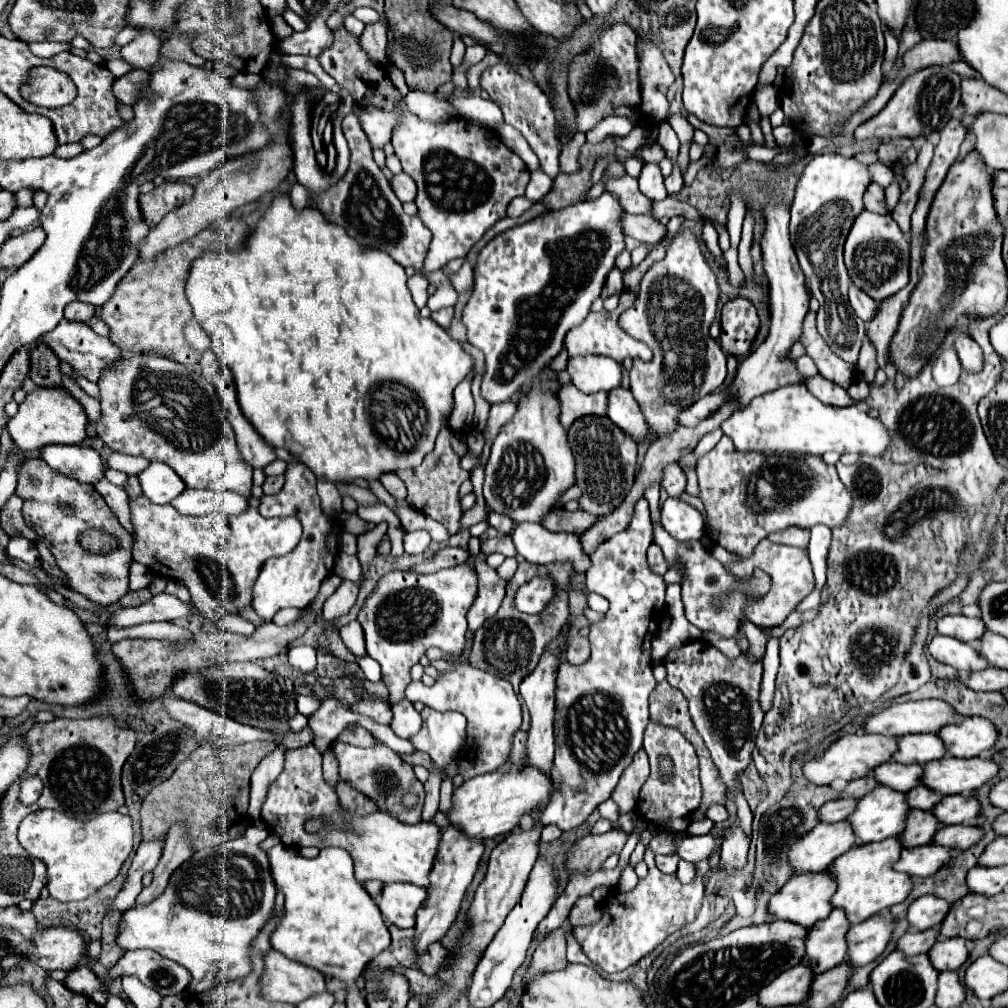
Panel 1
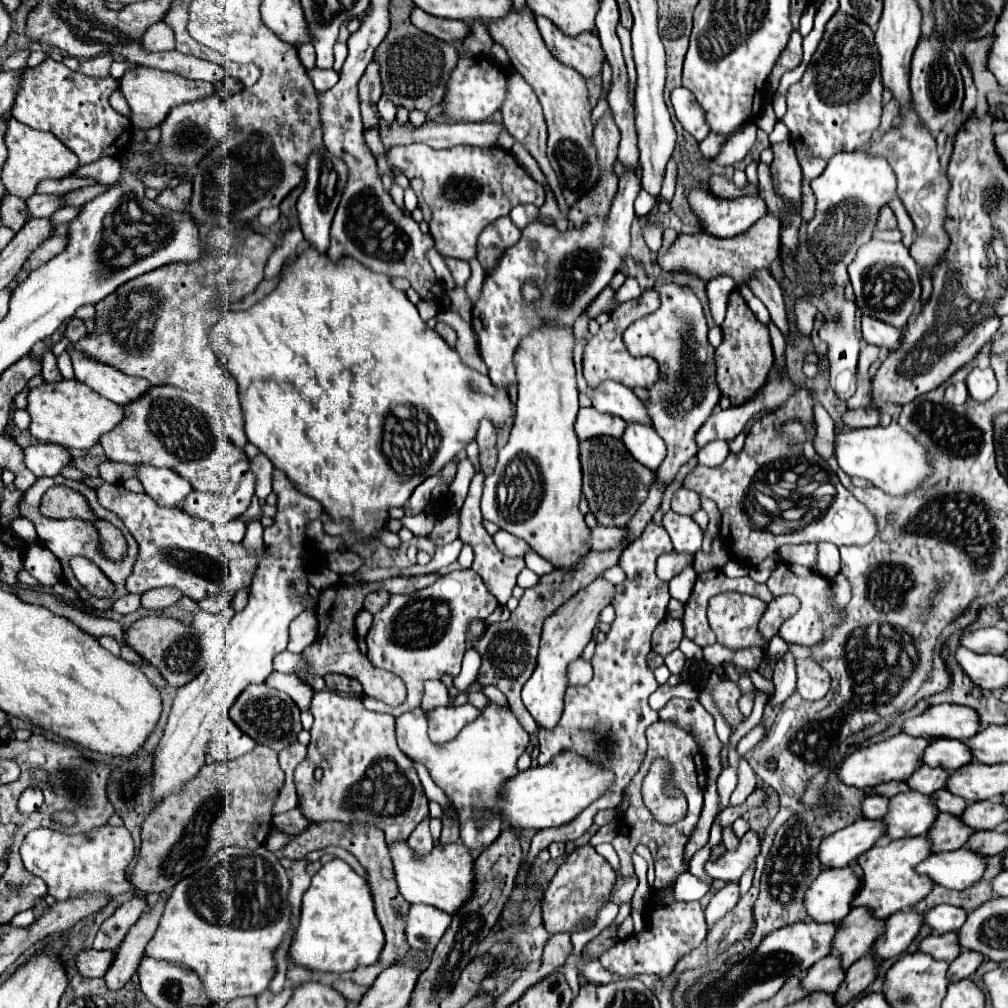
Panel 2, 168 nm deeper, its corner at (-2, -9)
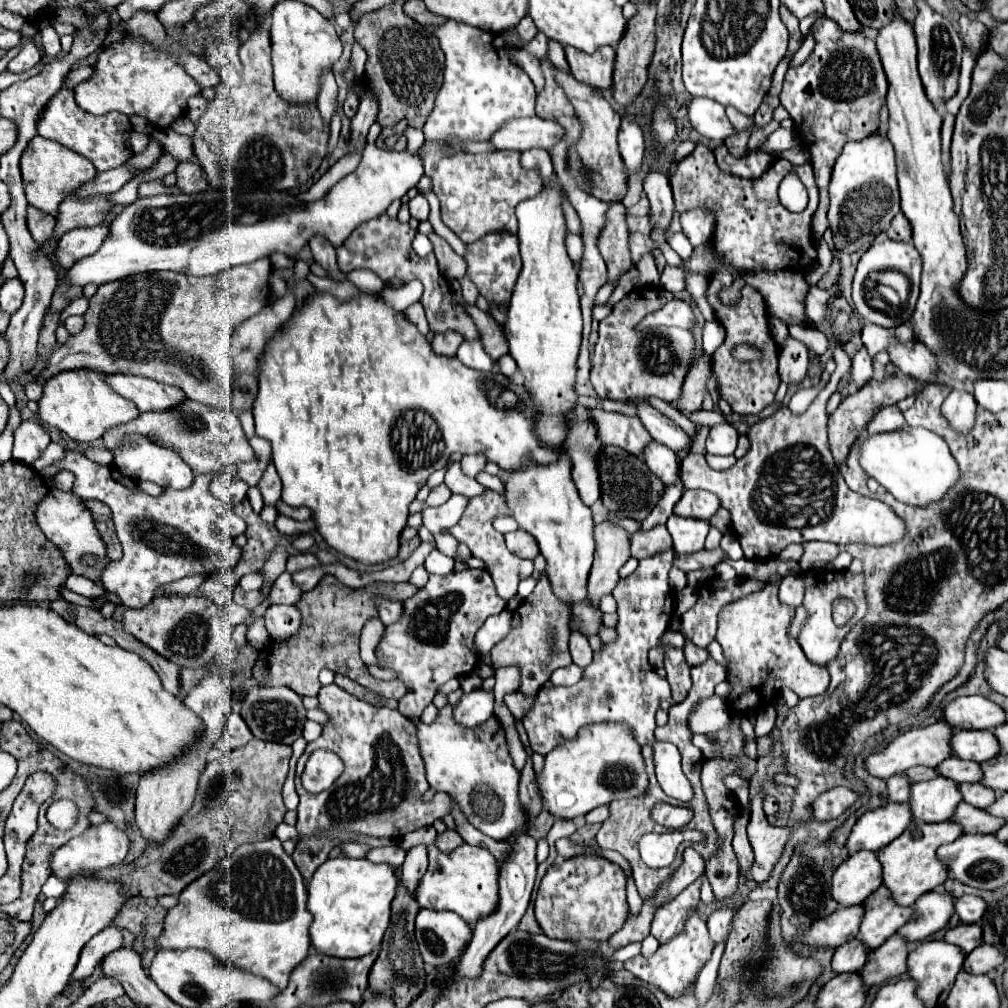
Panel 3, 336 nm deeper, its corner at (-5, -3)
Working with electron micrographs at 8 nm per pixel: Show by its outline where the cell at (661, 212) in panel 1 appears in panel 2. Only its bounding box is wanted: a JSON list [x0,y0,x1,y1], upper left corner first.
[748,270,790,342]

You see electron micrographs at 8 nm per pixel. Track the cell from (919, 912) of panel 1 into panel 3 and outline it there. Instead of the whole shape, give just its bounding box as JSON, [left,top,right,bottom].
[953,896,987,924]

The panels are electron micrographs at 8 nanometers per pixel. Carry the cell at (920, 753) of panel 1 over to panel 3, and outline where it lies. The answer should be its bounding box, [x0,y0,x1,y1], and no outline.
[951,730,997,762]

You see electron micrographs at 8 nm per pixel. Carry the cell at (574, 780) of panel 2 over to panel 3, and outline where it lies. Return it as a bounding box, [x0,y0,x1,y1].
[537,724,647,820]

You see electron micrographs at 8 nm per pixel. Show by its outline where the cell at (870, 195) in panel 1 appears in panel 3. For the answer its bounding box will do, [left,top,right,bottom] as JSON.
[887,212,911,242]

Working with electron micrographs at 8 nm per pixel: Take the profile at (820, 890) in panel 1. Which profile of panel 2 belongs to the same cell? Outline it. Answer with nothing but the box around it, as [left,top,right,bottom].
[806,862,862,922]

